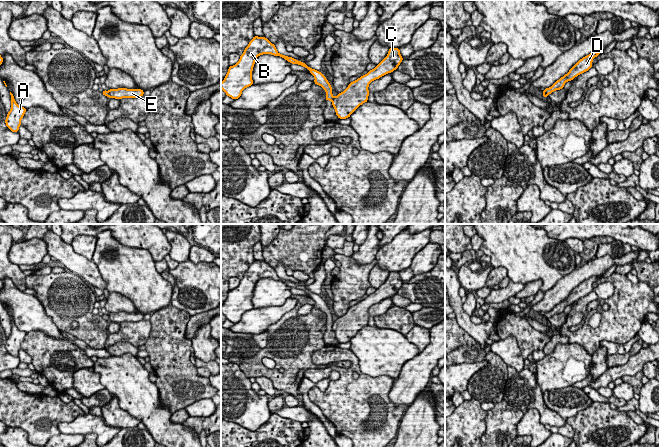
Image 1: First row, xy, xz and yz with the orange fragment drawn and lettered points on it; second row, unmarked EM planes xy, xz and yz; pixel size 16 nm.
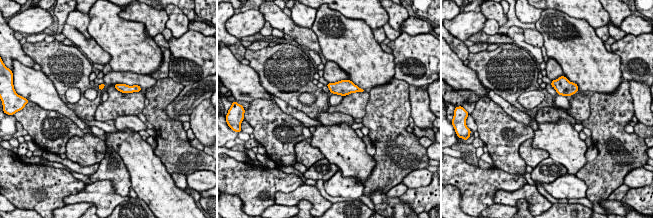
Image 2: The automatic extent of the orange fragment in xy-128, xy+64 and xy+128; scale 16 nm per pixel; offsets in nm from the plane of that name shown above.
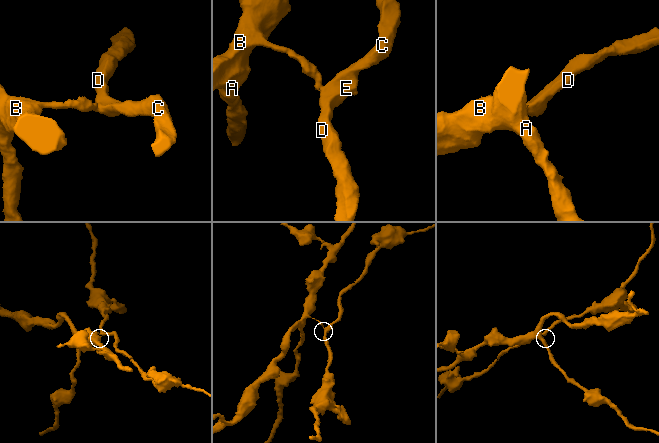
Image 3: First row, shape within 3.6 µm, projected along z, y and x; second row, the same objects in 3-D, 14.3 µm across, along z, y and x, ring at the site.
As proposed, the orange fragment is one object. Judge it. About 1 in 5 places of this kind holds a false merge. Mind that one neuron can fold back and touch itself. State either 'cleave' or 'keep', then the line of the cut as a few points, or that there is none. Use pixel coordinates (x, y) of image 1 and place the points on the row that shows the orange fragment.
cleave | xz (334, 97), (332, 101)

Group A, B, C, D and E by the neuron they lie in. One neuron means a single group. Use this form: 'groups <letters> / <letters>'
groups A B / C D E

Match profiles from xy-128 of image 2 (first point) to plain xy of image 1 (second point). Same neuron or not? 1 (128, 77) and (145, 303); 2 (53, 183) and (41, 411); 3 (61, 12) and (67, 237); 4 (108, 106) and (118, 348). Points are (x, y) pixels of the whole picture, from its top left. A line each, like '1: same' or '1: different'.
1: different
2: same
3: same
4: different

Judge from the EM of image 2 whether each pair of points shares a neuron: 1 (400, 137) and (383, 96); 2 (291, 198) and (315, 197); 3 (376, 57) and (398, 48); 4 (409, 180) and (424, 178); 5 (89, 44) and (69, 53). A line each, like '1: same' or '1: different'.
1: same
2: same
3: different
4: same
5: different

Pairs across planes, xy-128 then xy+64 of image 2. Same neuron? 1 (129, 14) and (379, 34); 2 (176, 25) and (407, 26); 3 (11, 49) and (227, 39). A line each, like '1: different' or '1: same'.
1: different
2: different
3: same

